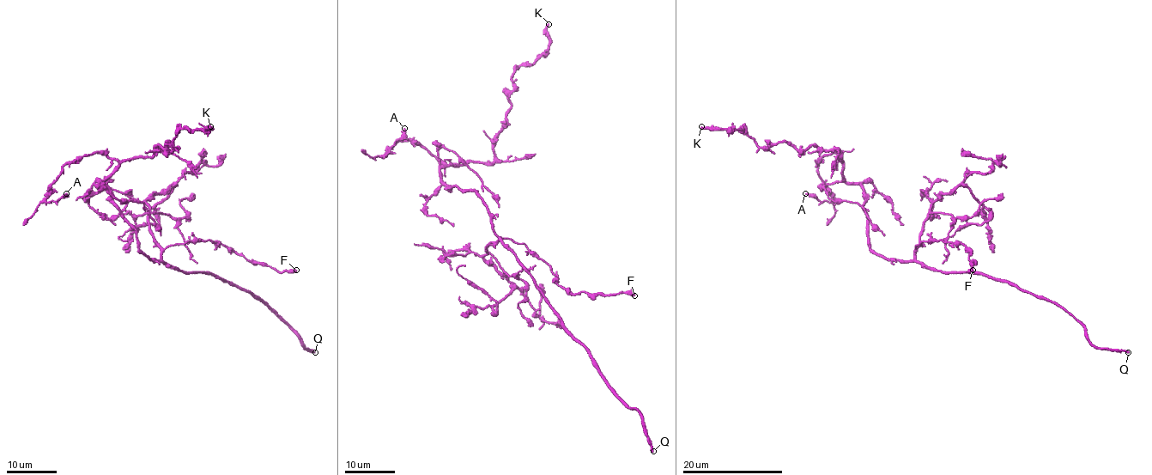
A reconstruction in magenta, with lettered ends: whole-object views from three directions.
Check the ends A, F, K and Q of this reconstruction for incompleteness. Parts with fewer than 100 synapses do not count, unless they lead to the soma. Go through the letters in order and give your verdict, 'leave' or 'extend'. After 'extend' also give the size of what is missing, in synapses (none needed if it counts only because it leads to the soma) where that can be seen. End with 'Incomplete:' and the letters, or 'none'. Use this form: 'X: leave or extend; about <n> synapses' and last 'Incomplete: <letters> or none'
A: leave
F: leave
K: leave
Q: extend; about 300 synapses
Incomplete: Q

